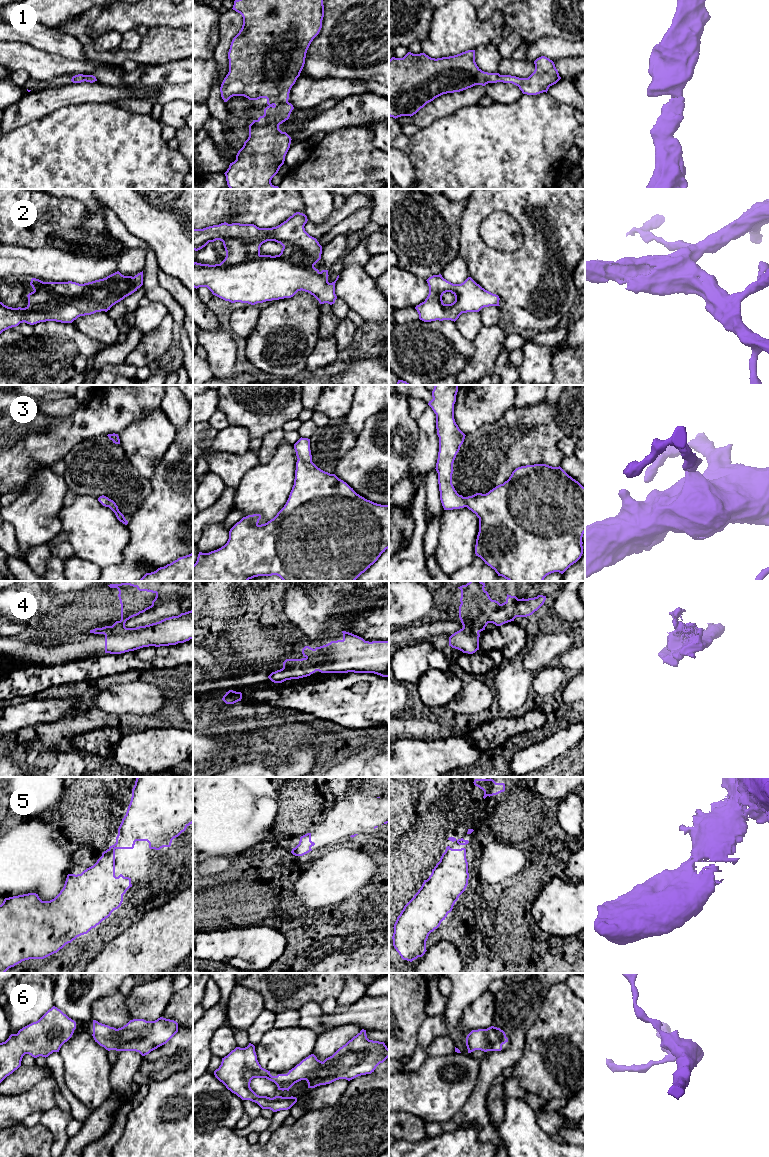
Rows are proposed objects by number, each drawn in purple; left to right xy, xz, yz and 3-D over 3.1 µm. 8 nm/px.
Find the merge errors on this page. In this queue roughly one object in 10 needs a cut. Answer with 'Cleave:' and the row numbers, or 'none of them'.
Cleave: 4

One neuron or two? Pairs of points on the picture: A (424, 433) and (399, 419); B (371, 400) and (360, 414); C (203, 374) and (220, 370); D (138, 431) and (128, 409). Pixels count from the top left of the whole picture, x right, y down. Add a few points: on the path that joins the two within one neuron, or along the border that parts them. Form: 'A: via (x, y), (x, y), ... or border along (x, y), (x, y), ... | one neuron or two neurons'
A: border along (416, 420), (418, 439), (414, 453) | two neurons
B: via (368, 403), (360, 411) | one neuron
C: border along (207, 358), (210, 371), (213, 374) | two neurons
D: border along (154, 409), (129, 424), (118, 434) | two neurons

